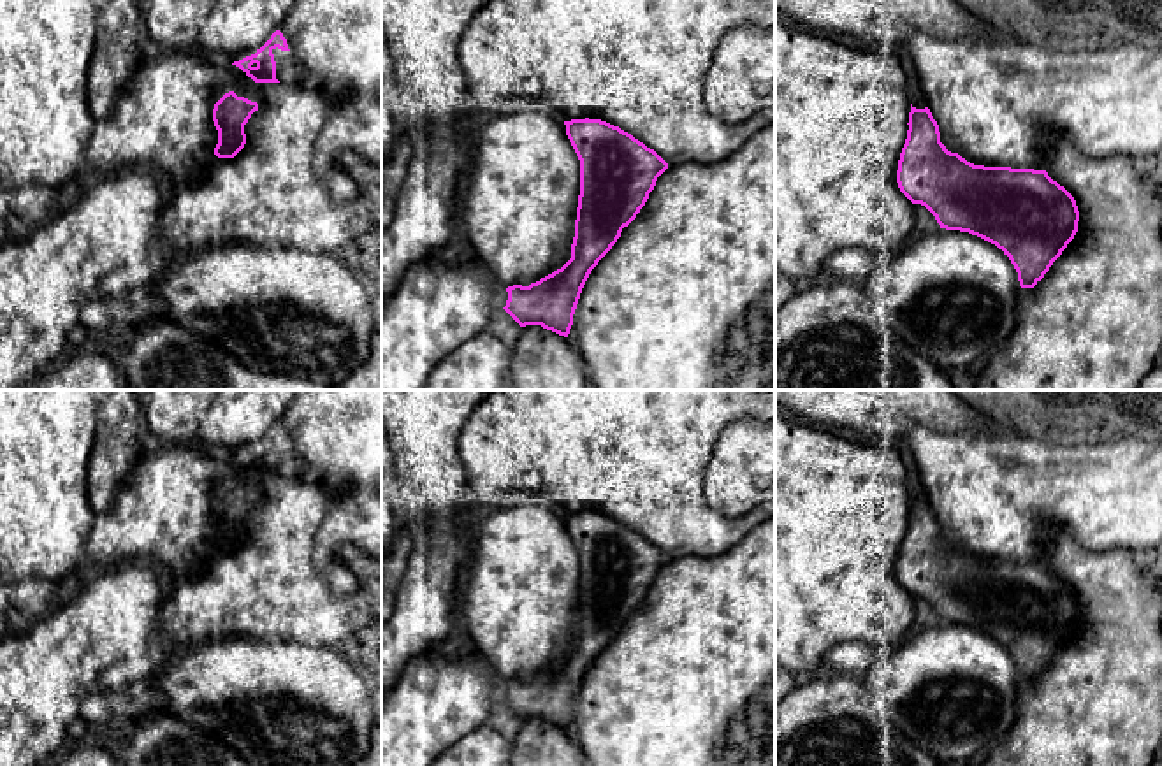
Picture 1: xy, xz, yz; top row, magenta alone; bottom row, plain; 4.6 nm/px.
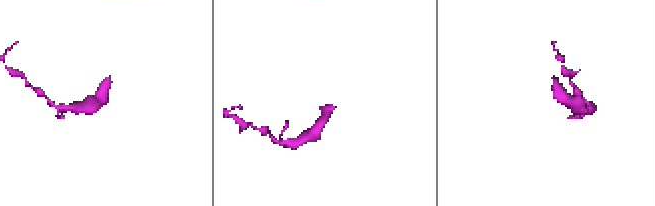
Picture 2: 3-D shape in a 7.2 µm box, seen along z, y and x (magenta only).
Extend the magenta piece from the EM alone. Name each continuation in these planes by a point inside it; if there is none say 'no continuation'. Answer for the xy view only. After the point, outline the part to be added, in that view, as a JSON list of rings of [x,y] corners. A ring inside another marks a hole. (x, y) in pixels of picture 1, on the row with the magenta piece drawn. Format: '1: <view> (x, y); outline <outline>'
1: xy (289, 71); outline [[[272,49],[276,61],[276,79],[288,86],[309,84],[304,69],[295,61],[290,51]]]

